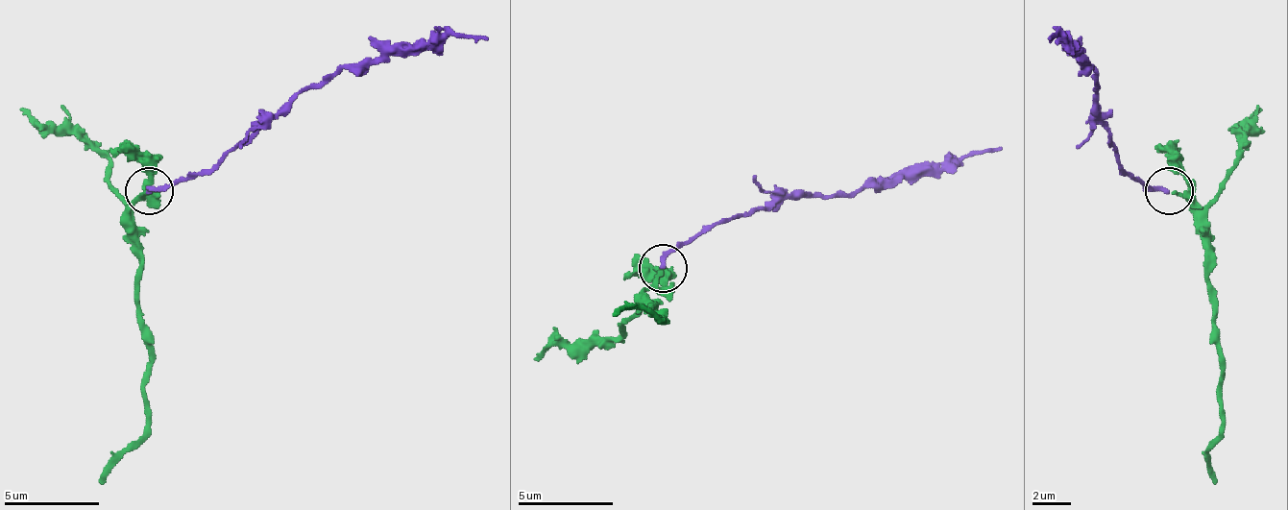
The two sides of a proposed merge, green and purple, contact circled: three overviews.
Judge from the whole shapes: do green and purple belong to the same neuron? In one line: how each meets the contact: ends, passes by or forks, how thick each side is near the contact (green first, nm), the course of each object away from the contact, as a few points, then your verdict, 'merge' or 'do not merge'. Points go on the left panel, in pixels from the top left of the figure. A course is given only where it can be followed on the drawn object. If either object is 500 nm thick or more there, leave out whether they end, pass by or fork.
green passes by; purple ends; calibres 130 and 240 nm; course green (150, 189), (131, 208), (140, 252), (140, 337), (150, 352), (145, 433), (102, 485); course purple (150, 189), (159, 189), (216, 165), (351, 65), (436, 51), (450, 36), (489, 41); merge

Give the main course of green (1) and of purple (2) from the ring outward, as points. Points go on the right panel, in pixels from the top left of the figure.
1: (1173, 189), (1192, 208), (1206, 252), (1211, 337), (1221, 352), (1221, 433), (1211, 448), (1216, 485)
2: (1168, 189), (1154, 189), (1120, 165), (1086, 65), (1058, 36), (1049, 41)

